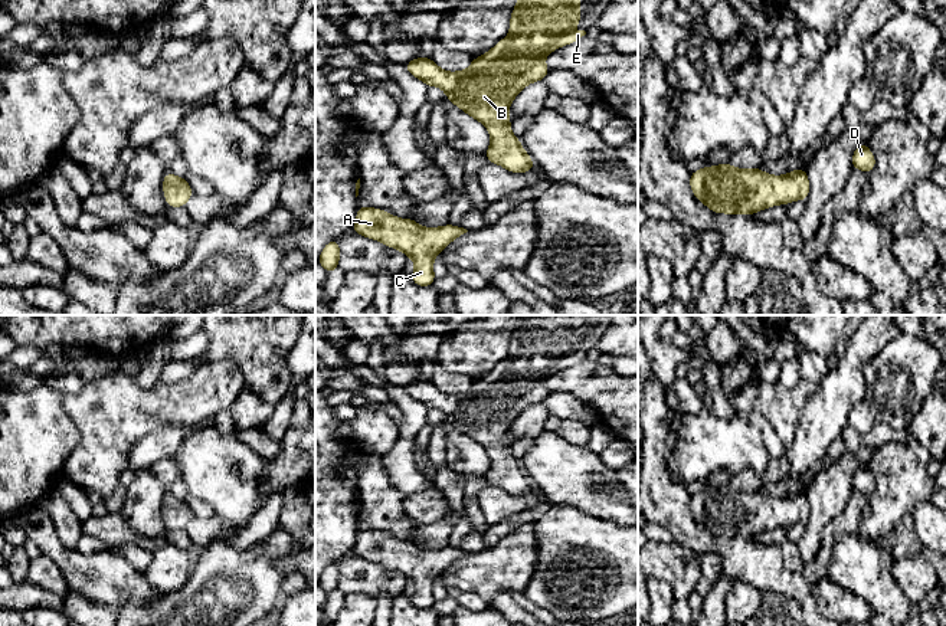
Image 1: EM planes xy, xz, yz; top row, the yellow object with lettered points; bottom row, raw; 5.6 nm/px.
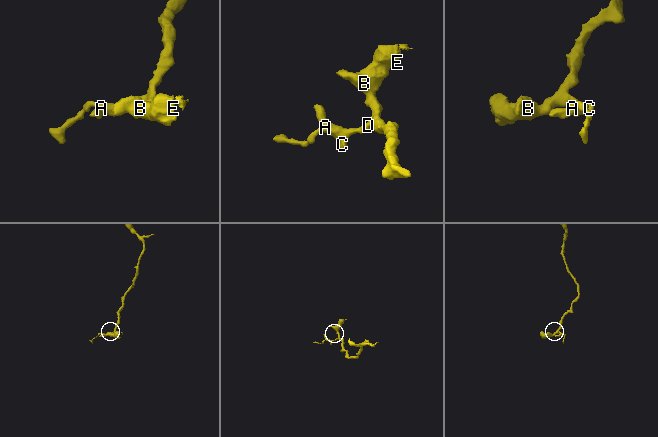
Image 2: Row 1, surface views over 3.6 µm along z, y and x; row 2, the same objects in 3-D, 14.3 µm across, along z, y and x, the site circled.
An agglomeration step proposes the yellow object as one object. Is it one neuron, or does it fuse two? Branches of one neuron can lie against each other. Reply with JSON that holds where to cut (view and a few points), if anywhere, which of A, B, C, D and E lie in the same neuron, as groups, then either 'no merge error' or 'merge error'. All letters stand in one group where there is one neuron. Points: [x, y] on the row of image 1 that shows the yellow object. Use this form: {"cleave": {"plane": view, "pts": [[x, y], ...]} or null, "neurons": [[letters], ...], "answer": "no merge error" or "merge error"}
{"cleave": null, "neurons": [["A", "B", "C", "D", "E"]], "answer": "no merge error"}

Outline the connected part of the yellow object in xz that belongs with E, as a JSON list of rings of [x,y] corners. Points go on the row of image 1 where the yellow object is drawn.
[[[517,0],[510,19],[510,33],[491,50],[474,58],[468,69],[458,72],[442,71],[432,59],[418,58],[405,65],[407,72],[425,82],[438,86],[446,98],[474,119],[482,122],[490,132],[491,144],[485,151],[488,163],[523,174],[534,168],[534,161],[511,132],[508,108],[513,99],[531,82],[543,81],[549,73],[544,58],[557,47],[577,42],[585,30],[570,33],[569,29],[580,23],[580,0]]]

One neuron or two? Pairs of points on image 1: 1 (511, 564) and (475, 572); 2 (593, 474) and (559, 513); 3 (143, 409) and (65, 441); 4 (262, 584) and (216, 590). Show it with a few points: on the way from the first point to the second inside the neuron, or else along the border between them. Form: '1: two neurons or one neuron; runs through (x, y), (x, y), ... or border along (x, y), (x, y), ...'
1: one neuron; runs through (503, 567), (484, 572)
2: two neurons; border along (552, 502), (569, 504), (598, 518)
3: two neurons; border along (62, 405), (78, 432), (78, 443), (64, 465)
4: one neuron; runs through (251, 584), (241, 584), (228, 590)

